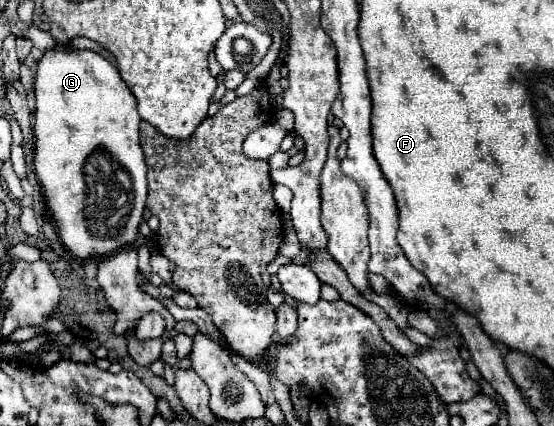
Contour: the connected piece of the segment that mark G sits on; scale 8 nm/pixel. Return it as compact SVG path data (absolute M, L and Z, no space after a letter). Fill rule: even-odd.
M57 43L55 51L47 51L37 63L35 77L35 175L43 191L45 215L55 223L61 243L77 259L103 259L123 247L135 243L147 199L147 165L139 145L139 123L135 95L121 81L117 69L93 51L65 51L69 43ZM93 161L93 175L83 173L83 165Z

